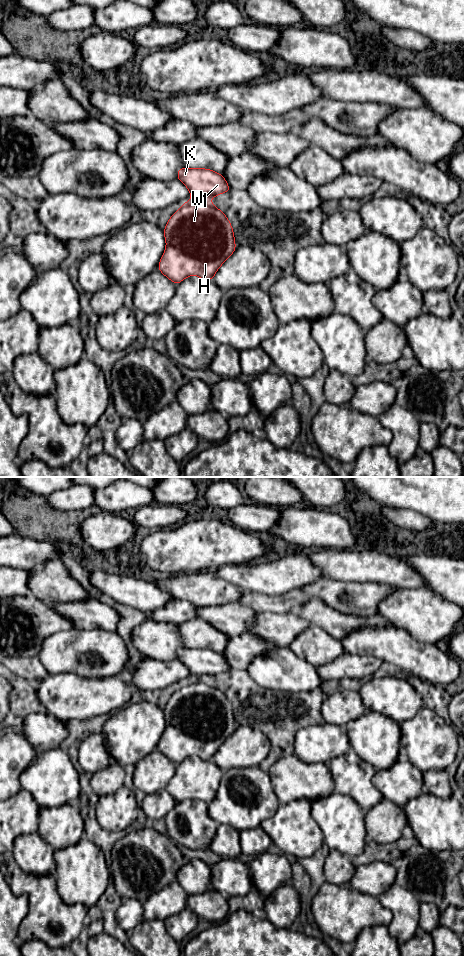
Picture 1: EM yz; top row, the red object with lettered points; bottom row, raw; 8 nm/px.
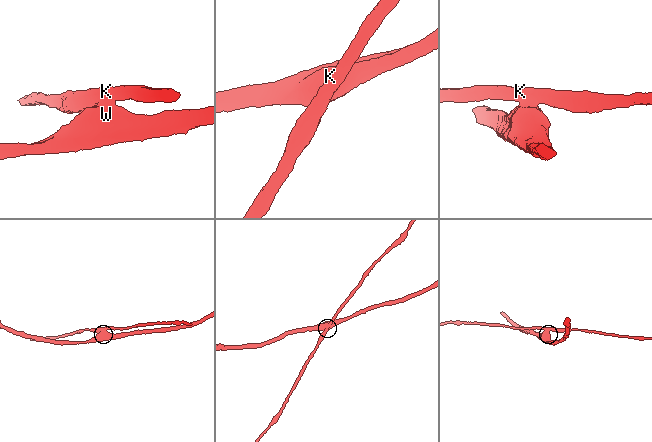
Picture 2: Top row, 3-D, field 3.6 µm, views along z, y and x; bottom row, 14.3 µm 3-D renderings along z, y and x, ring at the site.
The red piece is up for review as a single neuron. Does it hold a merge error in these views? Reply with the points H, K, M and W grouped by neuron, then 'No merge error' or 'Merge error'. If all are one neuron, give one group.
Groups: H W / K M. Merge error

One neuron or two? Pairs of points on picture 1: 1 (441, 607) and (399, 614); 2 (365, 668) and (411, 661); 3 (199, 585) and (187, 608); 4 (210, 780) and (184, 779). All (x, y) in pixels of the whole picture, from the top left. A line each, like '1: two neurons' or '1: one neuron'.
1: one neuron
2: two neurons
3: two neurons
4: one neuron

